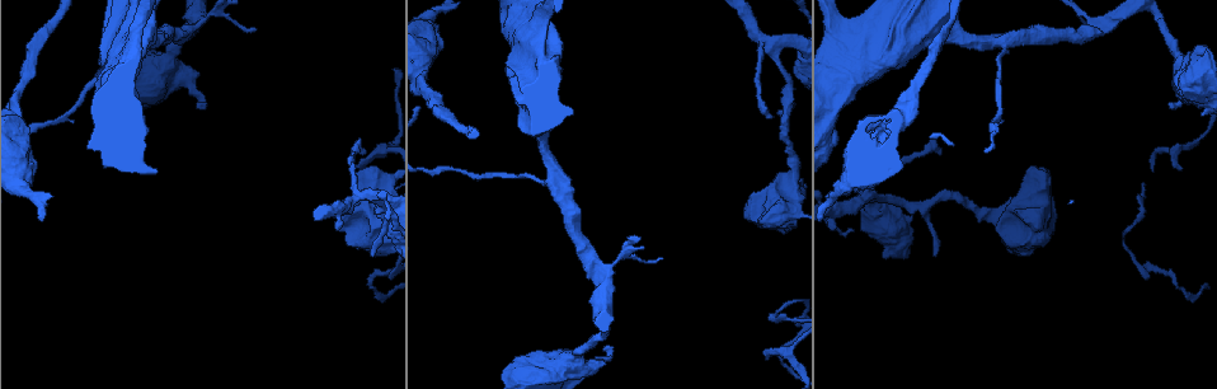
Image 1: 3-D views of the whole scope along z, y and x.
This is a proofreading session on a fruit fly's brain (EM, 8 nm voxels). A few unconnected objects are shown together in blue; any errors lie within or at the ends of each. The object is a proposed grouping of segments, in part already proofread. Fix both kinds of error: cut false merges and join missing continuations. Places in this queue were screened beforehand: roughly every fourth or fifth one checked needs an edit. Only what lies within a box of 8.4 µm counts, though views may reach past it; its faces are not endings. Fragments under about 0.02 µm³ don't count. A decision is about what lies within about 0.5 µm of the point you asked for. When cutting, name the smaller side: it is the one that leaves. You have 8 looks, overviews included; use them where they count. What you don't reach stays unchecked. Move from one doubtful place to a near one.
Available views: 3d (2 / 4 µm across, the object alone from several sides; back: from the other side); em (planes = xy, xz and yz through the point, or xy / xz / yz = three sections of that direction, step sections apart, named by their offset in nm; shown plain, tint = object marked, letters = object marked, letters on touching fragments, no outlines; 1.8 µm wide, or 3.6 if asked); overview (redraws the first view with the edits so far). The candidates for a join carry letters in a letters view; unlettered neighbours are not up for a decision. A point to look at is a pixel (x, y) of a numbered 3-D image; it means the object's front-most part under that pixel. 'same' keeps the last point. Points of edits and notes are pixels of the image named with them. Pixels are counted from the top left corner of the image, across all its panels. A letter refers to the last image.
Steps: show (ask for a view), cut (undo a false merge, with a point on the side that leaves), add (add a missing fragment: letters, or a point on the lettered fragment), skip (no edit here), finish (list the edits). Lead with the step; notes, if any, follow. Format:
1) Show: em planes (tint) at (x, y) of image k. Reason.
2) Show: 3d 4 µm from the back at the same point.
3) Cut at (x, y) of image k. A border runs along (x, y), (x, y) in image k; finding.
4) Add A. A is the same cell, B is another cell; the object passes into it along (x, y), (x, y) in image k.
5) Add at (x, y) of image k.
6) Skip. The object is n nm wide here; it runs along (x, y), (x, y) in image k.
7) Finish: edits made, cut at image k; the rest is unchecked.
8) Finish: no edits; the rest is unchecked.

Show: em planes (letters) at (774, 55) of image 1. Three arms meet.

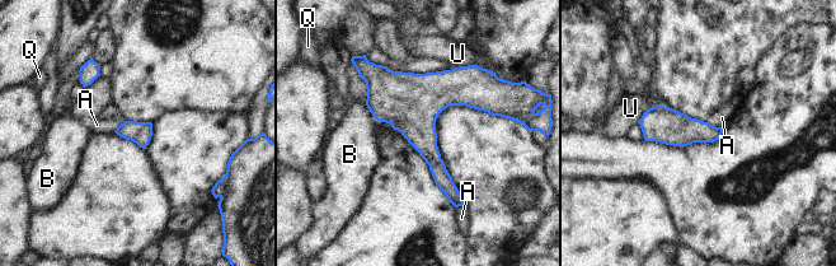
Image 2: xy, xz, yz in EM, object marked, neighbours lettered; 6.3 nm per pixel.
Skip. A, B, Q and U are other cells; a border runs along (708, 121), (723, 129) in image 2; one cell here.

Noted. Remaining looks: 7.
Show: em planes (plain) at (253, 31) of image 1. Tapers out.

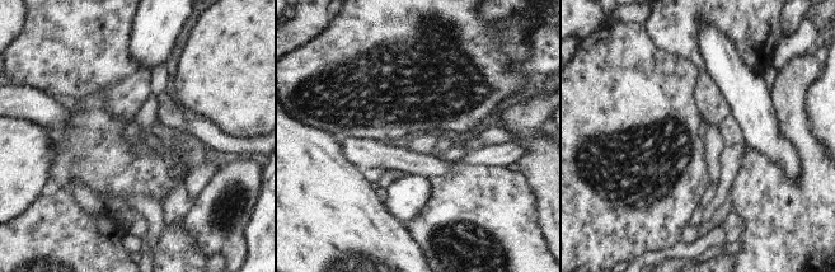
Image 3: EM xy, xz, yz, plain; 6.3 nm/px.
Show: em planes (letters) at the same point. See the neighbours.

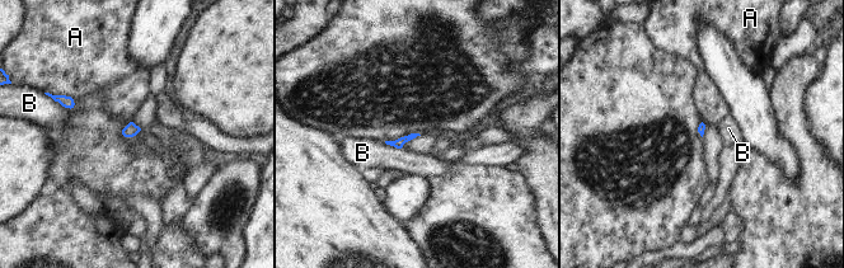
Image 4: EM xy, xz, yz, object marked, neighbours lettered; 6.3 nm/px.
Skip. A and B are other cells; a border runs along (54, 94), (65, 94), (71, 98) in image 4; none of them fits.

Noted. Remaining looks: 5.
Show: em planes (plain) at (1172, 108) of image 1. Free end.

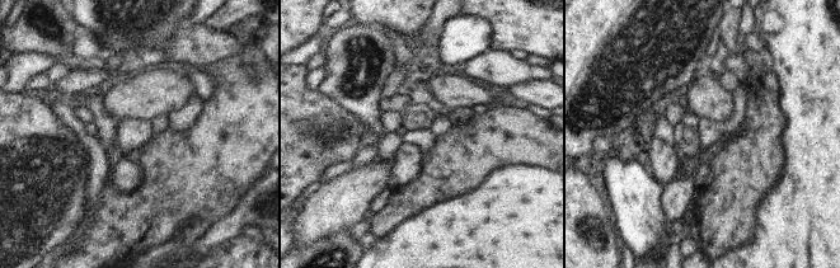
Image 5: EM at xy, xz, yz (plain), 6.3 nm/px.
Show: em planes (letters) at the same point.

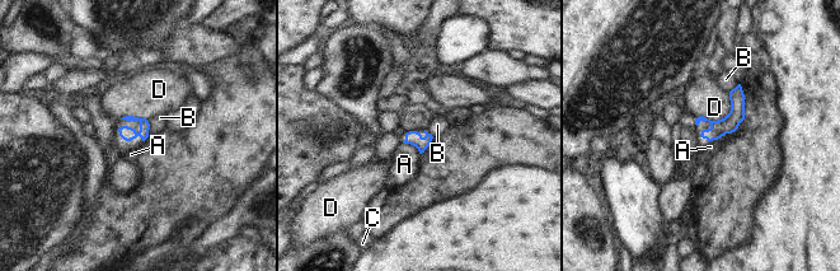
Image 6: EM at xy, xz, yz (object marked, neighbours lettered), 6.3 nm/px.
Skip. The object is 110 nm wide here; A, B, C and D are other cells; it runs along (738, 89), (737, 112), (705, 135) in image 6; no lettered fragment goes on from it.

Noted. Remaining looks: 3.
Finish: no edits; the rest is unchecked.

